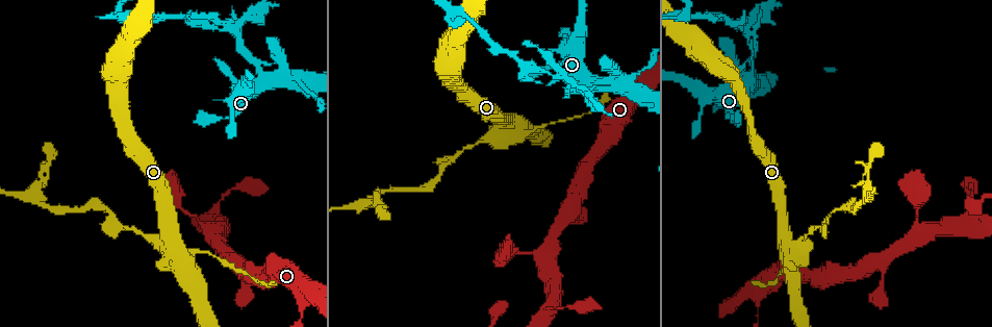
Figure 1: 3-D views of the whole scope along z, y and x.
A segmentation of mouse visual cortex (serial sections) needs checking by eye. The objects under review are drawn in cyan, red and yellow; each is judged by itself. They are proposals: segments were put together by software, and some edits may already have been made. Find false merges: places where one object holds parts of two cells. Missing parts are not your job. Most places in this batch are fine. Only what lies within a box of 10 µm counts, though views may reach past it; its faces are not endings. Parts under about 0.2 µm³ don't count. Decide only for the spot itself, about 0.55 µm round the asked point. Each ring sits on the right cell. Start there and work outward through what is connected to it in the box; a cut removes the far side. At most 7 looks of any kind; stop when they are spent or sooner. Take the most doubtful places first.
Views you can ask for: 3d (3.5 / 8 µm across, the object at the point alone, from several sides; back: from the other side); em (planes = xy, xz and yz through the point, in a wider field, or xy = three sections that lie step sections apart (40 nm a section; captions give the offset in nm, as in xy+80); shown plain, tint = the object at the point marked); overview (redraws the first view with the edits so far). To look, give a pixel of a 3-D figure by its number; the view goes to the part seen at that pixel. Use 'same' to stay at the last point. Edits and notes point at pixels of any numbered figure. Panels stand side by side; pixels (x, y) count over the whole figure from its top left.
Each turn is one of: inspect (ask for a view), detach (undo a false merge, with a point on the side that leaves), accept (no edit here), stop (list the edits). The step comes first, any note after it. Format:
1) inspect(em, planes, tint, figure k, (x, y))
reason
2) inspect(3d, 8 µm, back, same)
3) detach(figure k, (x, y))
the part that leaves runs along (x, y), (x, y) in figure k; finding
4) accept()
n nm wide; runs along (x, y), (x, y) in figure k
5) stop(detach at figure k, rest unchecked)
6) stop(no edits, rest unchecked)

inspect(3d, 3.5 µm, figure 1, (594, 83))
a fork

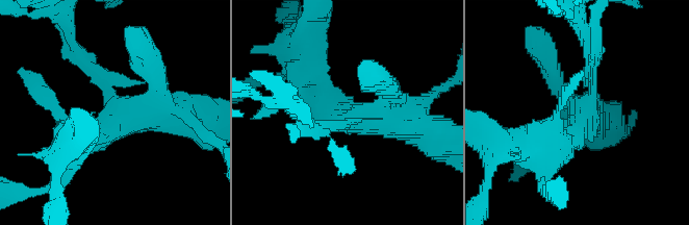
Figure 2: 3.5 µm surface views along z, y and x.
inspect(em, xy, step 1, tint, figure 2, (583, 121))
3 arms; arms of 150, 400, 450 nm

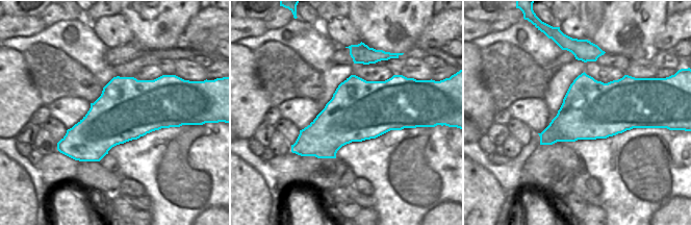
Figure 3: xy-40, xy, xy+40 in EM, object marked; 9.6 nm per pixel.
accept()
runs along (301, 83), (349, 119), (426, 129) in figure 2; all the same cell

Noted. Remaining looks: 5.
inspect(3d, 3.5 µm, figure 1, (567, 81))
abrupt turn

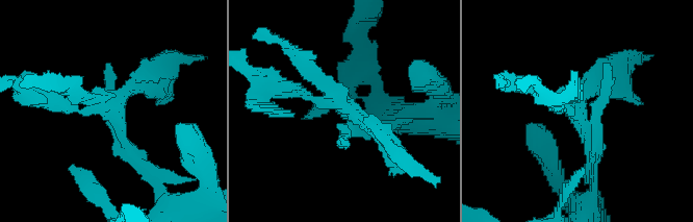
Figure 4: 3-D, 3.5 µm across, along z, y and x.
inspect(em, planes, tint, figure 4, (111, 109))

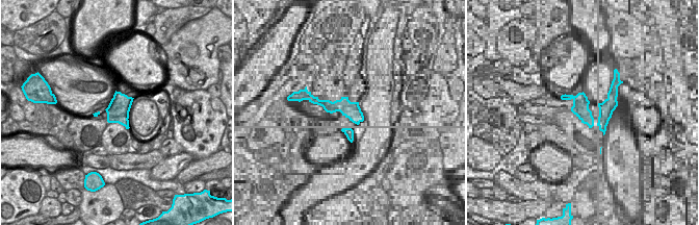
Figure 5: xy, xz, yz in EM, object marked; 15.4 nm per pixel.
detach(figure 4, (345, 106))
360 nm wide; the part that leaves runs along (352, 119), (336, 100), (275, 83) in figure 4; two cells meet here

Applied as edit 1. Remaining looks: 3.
inspect(overview)
see it whole again

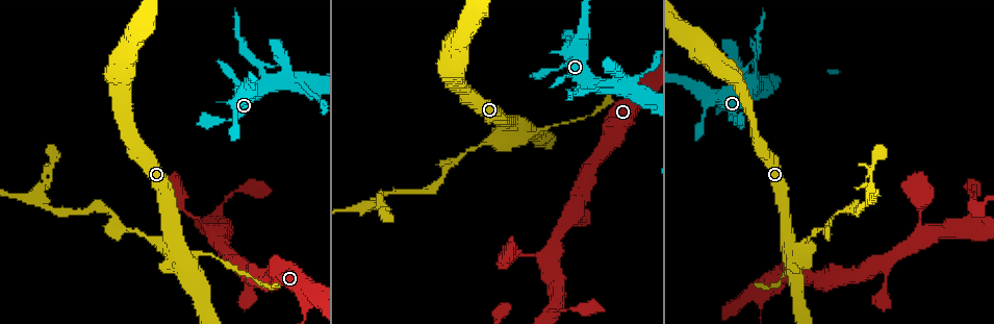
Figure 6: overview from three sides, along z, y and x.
inspect(3d, 3.5 µm, figure 6, (464, 89))
narrows sharply

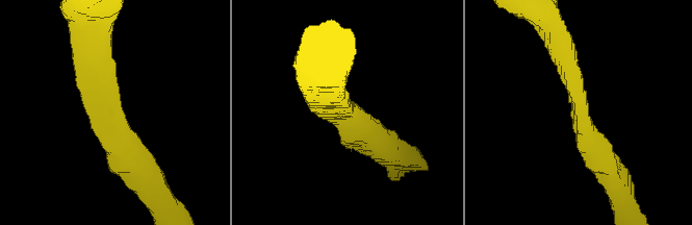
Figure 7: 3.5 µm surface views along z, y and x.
accept()
arms of 300, 400 nm; runs along (607, 166), (585, 133), (561, 47) in figure 7; all the same cell

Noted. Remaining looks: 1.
stop(detach at figure 4, rest unchecked)

